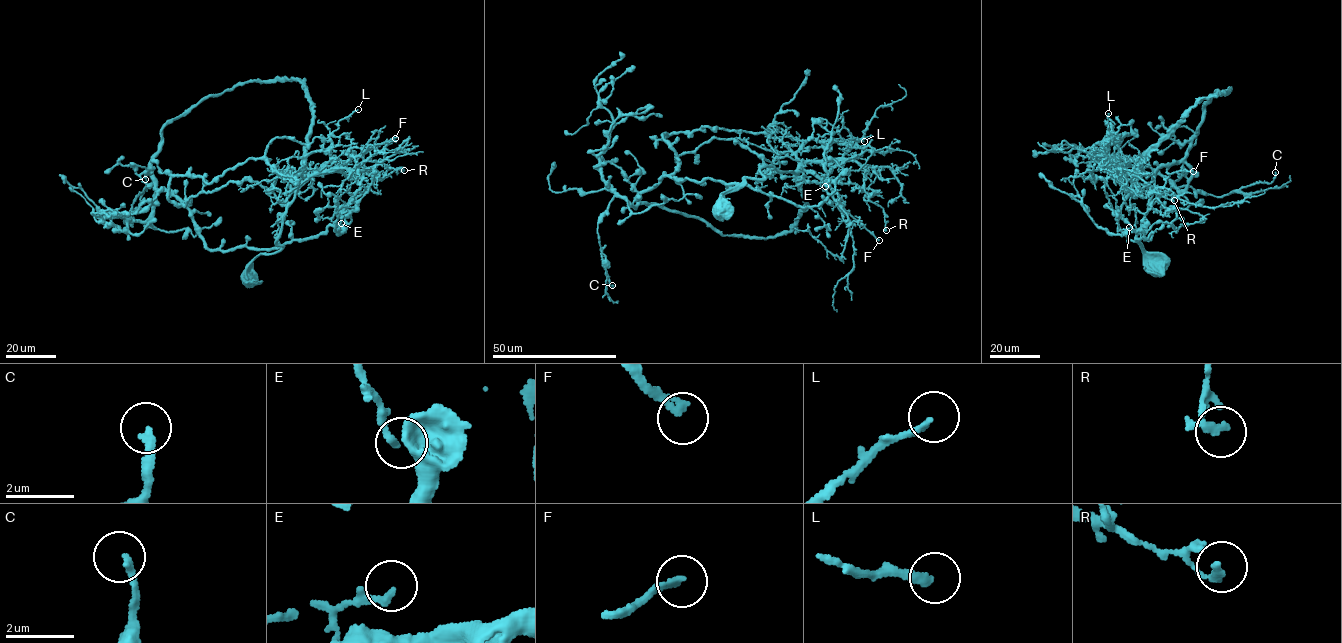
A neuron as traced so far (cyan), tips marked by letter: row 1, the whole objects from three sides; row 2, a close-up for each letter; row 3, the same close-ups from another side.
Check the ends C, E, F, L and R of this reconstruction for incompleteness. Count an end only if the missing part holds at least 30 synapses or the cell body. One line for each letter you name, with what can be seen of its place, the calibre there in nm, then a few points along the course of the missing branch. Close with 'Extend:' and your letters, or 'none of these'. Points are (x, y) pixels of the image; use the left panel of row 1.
F: (395, 138) | 220 nm | (395, 138), (407, 133), (408, 127), (401, 123)
Extend: F

